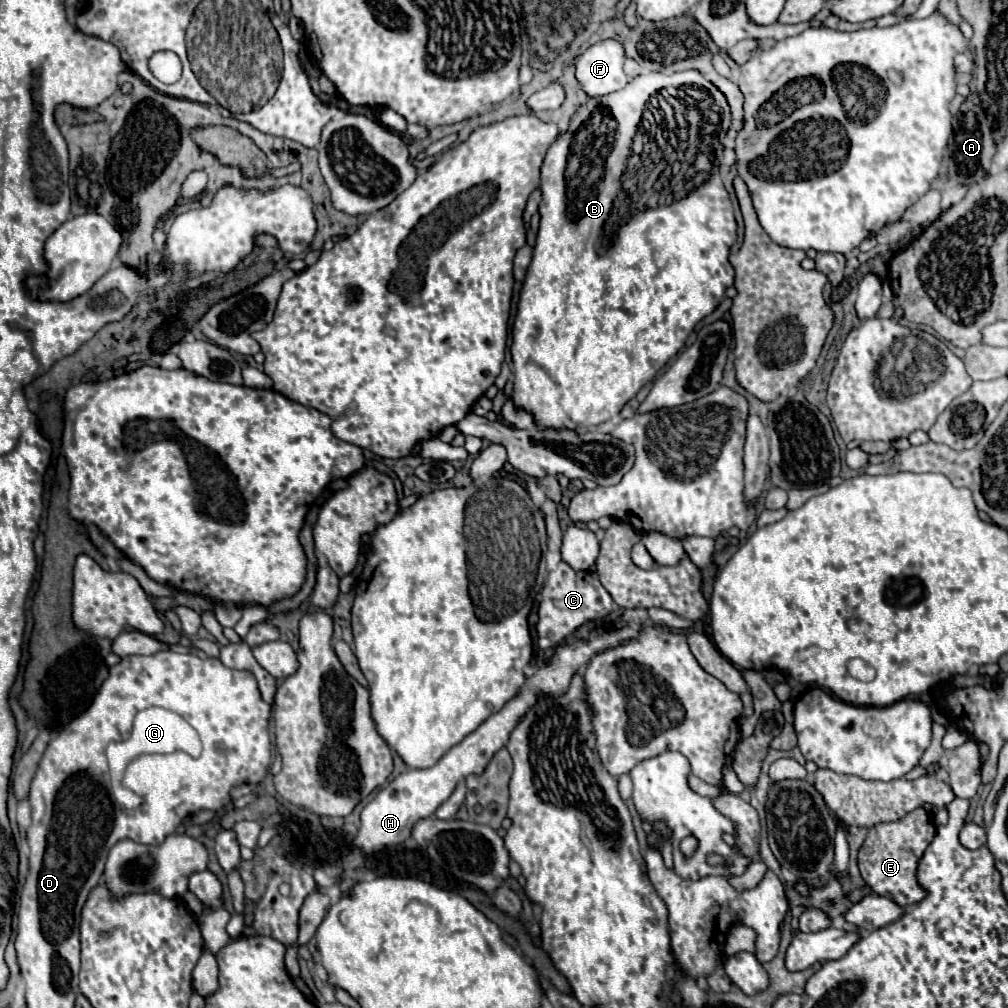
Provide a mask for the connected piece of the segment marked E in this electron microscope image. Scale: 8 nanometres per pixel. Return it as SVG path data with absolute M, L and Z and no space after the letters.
M923 808L909 812L905 818L897 822L877 824L869 828L857 858L861 878L877 896L891 896L891 900L901 908L921 902L925 892L919 888L915 872L917 872L917 862L923 856L929 842L933 840L933 836L935 836L935 826Z

